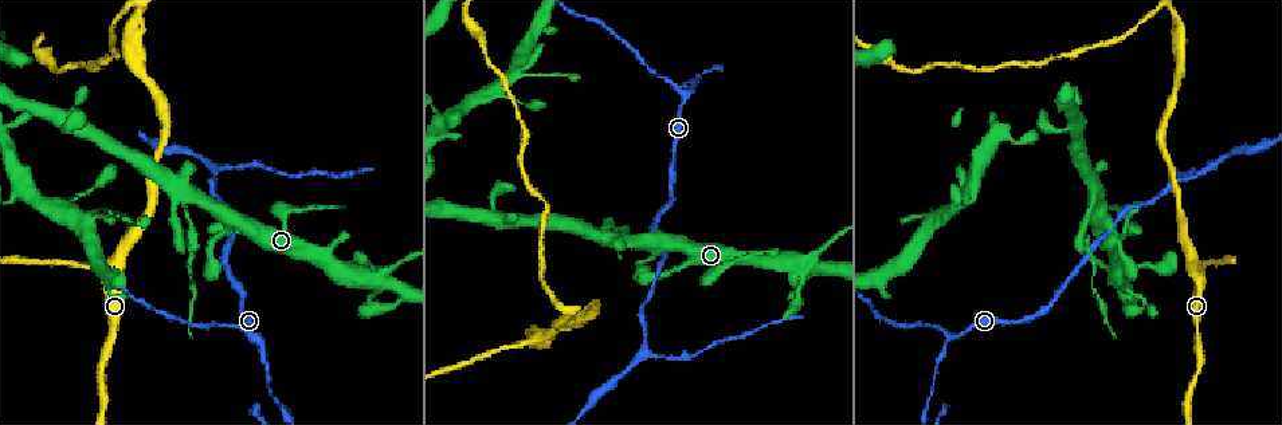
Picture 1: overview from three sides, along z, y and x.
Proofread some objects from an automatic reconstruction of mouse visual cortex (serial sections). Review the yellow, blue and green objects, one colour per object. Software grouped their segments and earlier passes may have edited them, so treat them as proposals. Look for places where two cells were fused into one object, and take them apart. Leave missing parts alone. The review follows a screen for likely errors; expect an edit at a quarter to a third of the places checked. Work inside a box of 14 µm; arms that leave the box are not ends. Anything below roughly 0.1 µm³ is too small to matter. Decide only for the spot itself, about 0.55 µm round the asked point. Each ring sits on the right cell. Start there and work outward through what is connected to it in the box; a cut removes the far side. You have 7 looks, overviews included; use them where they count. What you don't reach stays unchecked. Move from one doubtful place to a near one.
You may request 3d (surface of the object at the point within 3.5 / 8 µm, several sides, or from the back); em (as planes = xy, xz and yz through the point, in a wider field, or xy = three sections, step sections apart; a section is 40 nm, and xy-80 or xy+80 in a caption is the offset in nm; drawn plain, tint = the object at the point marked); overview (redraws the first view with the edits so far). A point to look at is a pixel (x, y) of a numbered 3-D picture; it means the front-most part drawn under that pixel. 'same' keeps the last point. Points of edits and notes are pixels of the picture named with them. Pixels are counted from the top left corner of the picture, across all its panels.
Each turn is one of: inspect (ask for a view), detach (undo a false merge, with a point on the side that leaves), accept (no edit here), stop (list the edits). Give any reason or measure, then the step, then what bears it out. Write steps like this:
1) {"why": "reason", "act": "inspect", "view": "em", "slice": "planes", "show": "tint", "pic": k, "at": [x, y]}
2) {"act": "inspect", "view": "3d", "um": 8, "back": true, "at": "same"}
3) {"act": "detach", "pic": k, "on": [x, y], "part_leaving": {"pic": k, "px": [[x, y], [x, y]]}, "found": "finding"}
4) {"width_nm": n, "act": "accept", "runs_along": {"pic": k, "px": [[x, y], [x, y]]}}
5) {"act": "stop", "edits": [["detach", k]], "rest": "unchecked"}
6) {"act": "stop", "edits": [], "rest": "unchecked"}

{"why": "a narrow waist", "act": "inspect", "view": "3d", "um": 3.5, "pic": 1, "at": [682, 99]}

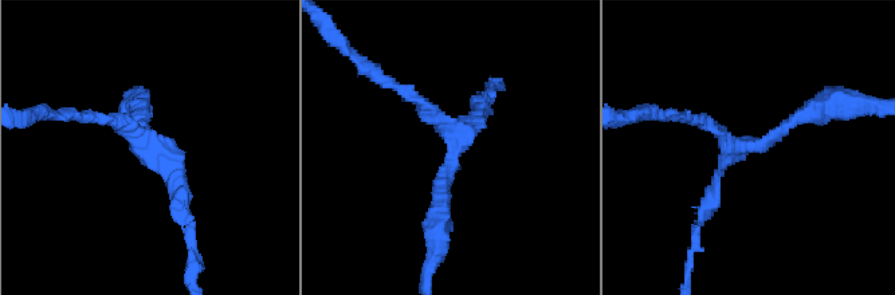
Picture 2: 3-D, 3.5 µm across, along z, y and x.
{"why": "need the tissue", "act": "inspect", "view": "em", "slice": "xy", "step": 5, "show": "tint", "pic": 2, "at": [450, 146]}

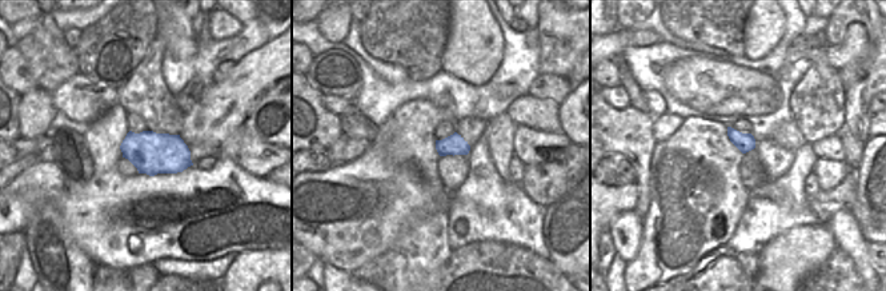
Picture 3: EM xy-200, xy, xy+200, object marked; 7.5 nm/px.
{"arm_widths_nm": [150, 150, 200], "act": "detach", "pic": 2, "on": [703, 216], "found": "a second cell is stuck on"}

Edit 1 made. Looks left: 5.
{"act": "inspect", "view": "overview"}

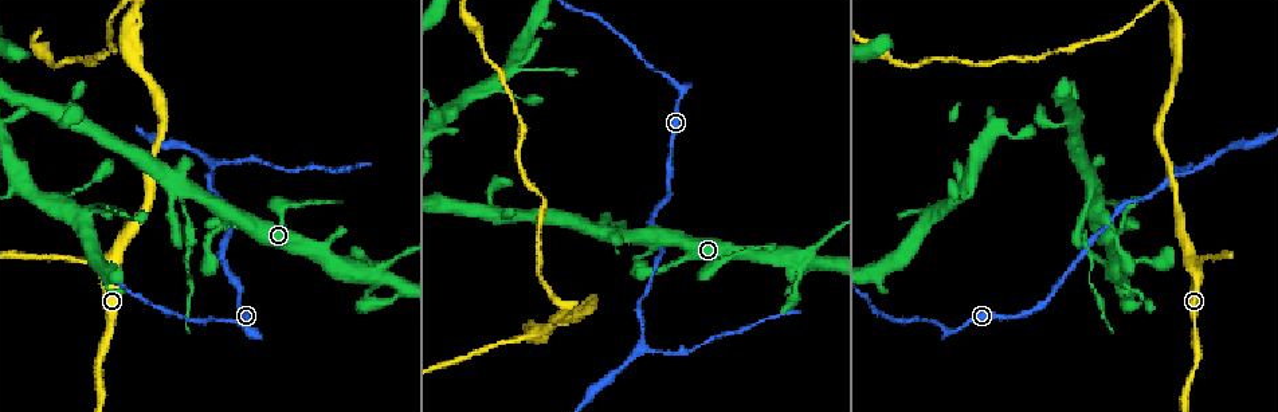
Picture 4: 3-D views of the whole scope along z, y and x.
{"why": "abrupt turn", "act": "inspect", "view": "3d", "um": 3.5, "pic": 4, "at": [215, 166]}

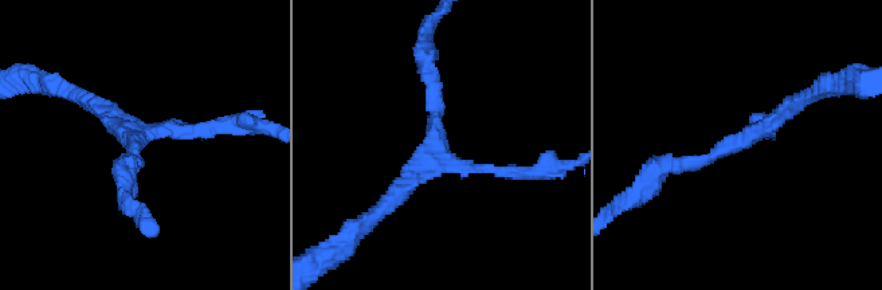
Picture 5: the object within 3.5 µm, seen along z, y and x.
{"arms": 3, "arm_widths_nm": [150, 200, 200], "act": "inspect", "view": "em", "slice": "xy", "step": 5, "show": "tint", "pic": 5, "at": [434, 146]}

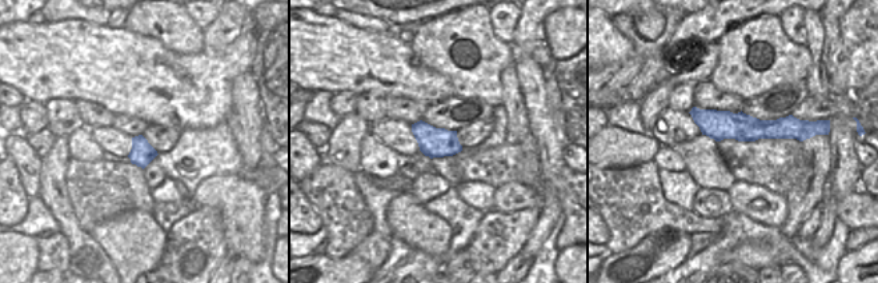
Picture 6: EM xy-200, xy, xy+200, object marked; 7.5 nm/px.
{"width_nm": 220, "act": "accept", "runs_along": {"pic": 5, "px": [[667, 167], [705, 161], [804, 95]]}, "found": "continuous, no second cell"}

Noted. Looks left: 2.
{"why": "thick turns thin", "act": "inspect", "view": "3d", "um": 3.5, "pic": 4, "at": [585, 400]}

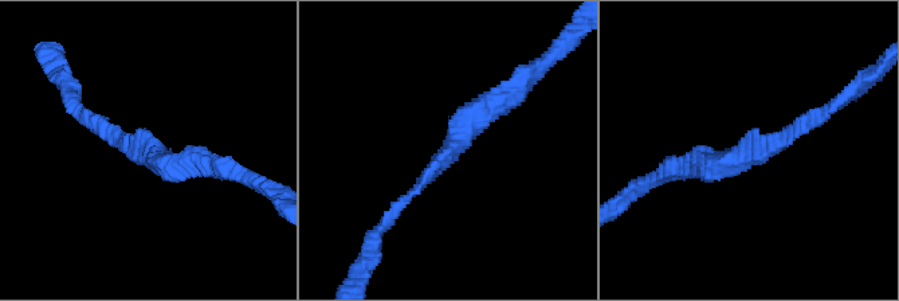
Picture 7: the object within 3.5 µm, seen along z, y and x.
{"arm_widths_nm": [150, 300], "act": "accept", "runs_along": {"pic": 7, "px": [[509, 93], [393, 207]]}, "found": "one cell here"}

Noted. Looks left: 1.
{"act": "stop", "edits": [["detach", 2]], "rest": "unchecked"}

